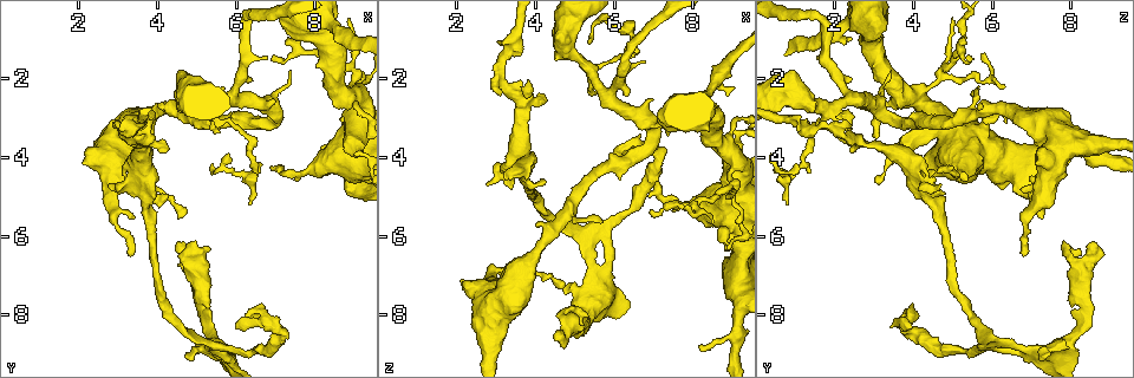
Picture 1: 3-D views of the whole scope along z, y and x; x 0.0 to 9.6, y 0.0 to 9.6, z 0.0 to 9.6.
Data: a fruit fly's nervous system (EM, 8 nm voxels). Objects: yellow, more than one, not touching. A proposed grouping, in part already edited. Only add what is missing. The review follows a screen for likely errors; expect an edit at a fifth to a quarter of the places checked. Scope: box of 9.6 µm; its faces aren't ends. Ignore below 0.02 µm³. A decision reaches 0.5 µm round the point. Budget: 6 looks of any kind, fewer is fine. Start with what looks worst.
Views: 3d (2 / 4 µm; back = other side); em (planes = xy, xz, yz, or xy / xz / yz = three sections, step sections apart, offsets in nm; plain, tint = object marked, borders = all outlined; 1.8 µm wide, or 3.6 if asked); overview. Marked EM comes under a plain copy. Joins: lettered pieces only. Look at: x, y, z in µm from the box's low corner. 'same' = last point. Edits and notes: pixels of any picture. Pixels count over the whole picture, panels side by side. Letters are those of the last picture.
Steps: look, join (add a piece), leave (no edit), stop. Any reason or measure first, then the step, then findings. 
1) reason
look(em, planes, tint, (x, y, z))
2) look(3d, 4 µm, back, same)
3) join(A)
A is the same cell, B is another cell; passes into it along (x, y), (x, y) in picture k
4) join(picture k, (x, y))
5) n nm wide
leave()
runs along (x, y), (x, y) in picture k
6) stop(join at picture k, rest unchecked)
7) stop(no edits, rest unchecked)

look(em, planes, tint, (6.70, 8.95, 4.95))

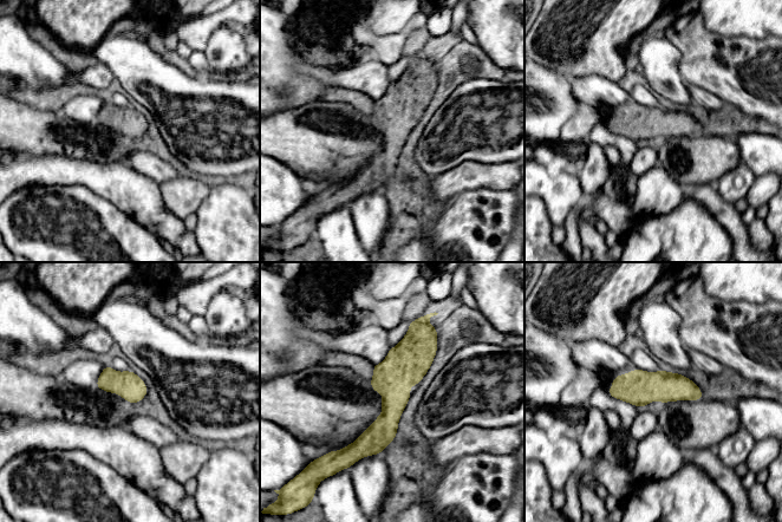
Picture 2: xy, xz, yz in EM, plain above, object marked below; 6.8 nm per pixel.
see the neighbours
look(em, planes, borders, same)

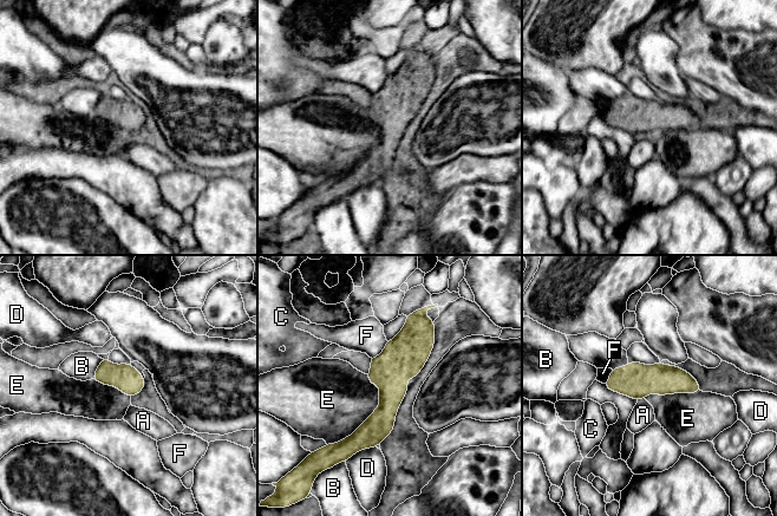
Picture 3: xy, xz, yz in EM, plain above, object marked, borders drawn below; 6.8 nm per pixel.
leave()
A, B, C, D, E and F are other cells; runs along (415, 321), (387, 410), (356, 449) in picture 3; none of them fits

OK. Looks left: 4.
narrows sharply
look(3d, 4 µm, (3.05, 3.20, 1.95))

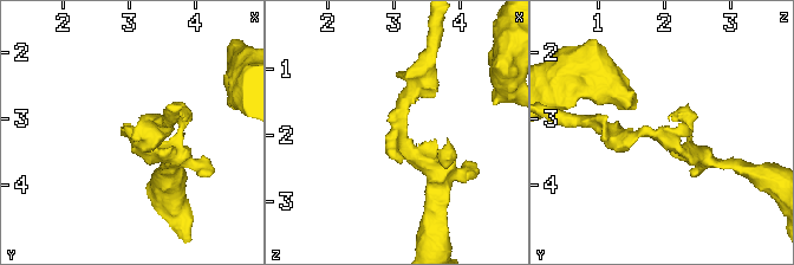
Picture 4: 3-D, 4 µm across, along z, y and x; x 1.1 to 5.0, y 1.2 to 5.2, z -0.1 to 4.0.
arms of 260, 280 nm
look(em, yz, step 4, tint, (3.05, 3.25, 1.95))

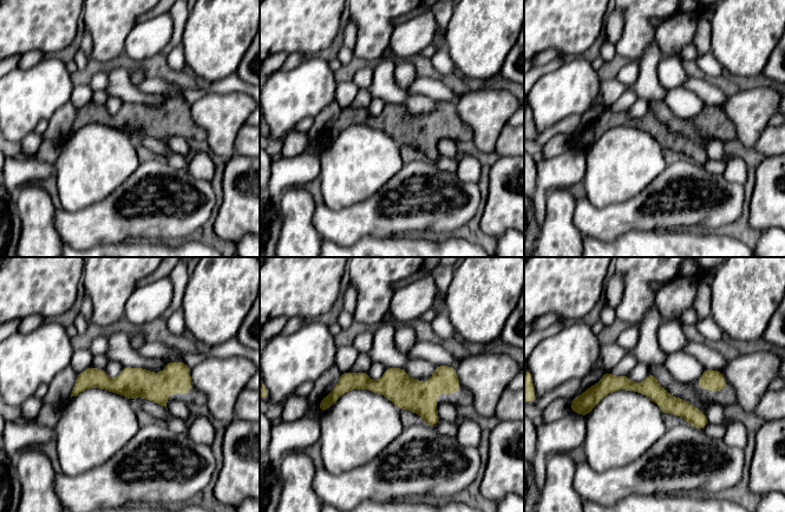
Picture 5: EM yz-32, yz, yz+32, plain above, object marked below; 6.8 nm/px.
look(em, planes, borders, same)

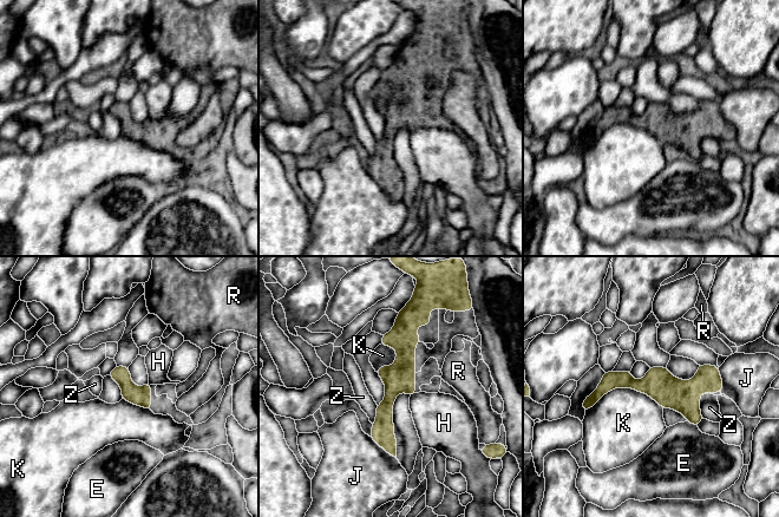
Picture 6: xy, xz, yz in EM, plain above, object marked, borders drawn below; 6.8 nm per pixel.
leave()
E, H, J, K, R and Z are other cells; runs along (719, 381), (610, 381), (587, 405) in picture 6; none of them fits

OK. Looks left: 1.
stop(no edits, rest unchecked)

